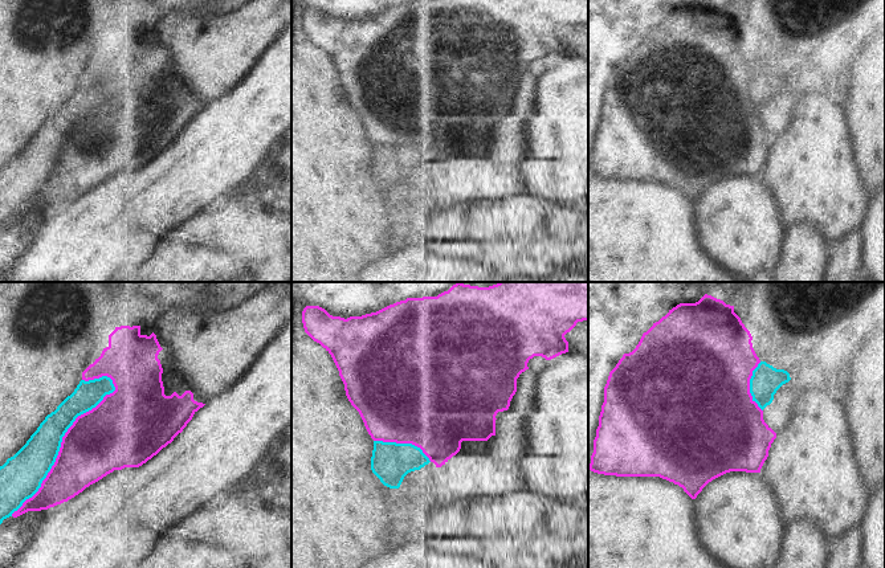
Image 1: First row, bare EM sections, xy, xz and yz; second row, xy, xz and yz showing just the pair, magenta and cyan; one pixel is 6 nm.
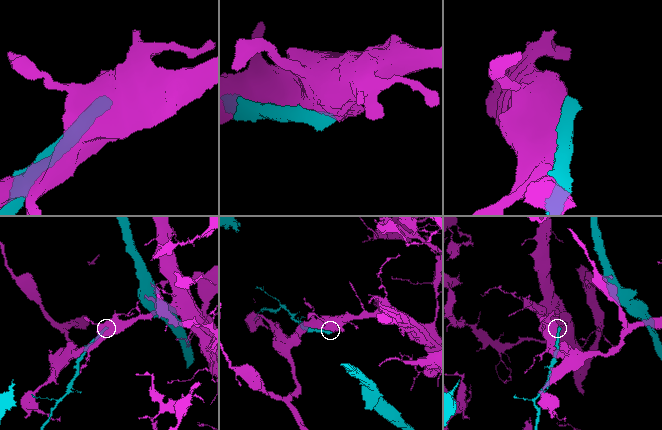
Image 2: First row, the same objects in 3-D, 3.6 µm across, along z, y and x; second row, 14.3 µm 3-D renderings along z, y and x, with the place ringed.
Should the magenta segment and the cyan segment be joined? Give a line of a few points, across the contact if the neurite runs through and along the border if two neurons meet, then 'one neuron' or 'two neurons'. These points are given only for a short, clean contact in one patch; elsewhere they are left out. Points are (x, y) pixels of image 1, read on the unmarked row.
two neurons

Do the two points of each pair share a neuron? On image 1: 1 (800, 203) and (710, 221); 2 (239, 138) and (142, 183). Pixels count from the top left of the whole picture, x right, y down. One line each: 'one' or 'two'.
1: two
2: one

